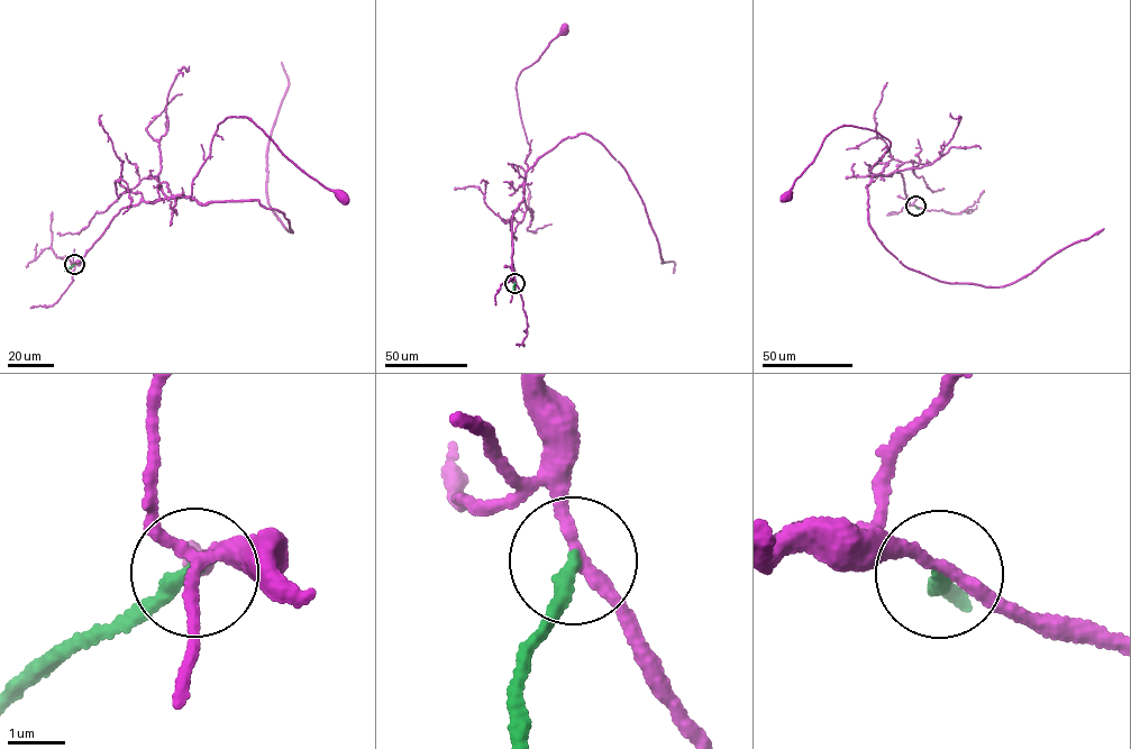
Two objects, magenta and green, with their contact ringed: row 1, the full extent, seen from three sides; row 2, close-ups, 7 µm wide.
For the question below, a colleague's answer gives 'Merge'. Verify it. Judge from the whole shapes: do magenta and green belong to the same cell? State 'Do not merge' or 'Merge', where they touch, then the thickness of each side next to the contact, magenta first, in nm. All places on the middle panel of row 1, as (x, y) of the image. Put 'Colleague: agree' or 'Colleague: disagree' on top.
Colleague: disagree
Do not merge. Place: (514, 283). Thickness 200 nm (magenta) against 260 nm

